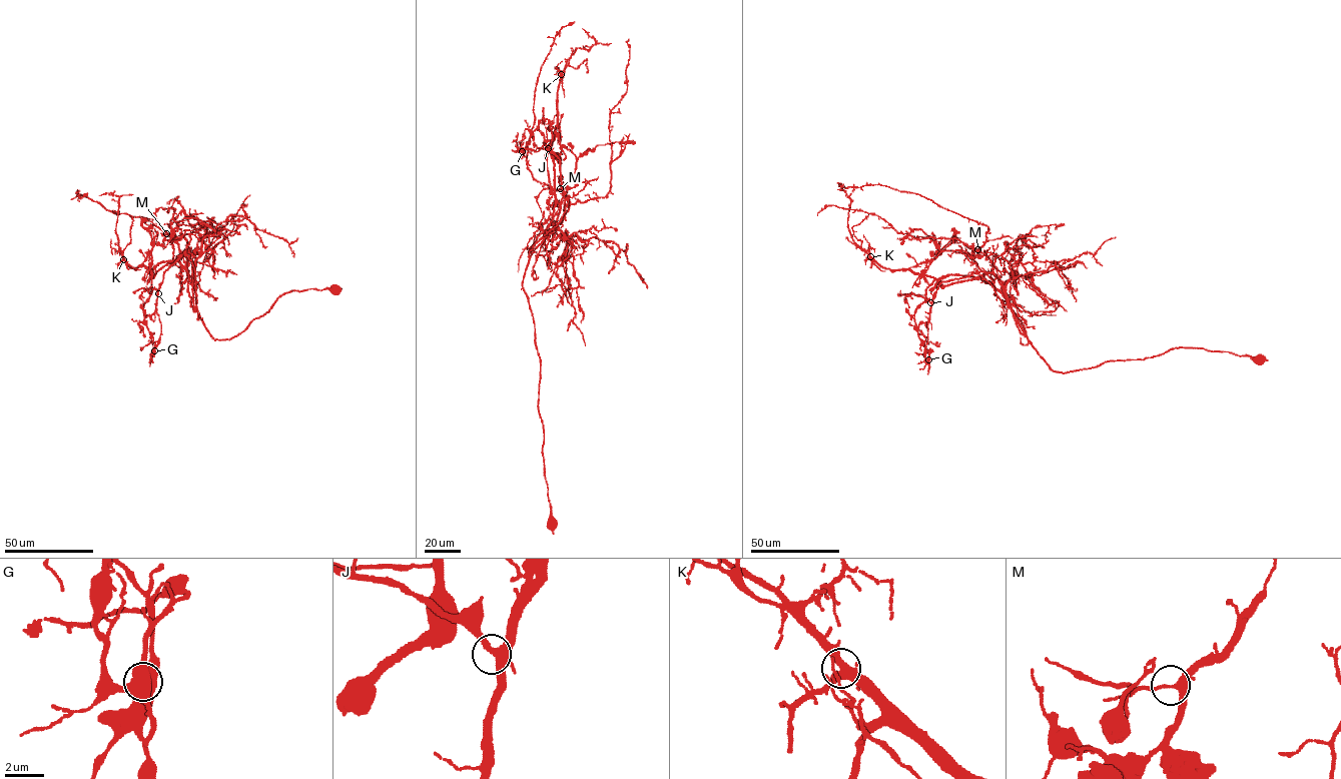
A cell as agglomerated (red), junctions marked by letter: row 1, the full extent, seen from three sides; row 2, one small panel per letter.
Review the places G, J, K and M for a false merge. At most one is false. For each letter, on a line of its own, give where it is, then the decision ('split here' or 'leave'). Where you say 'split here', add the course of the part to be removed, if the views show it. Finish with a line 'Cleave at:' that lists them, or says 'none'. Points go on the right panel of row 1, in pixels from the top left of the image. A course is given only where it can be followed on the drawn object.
G: at (928, 359); leave
J: at (930, 302); leave
K: at (870, 256); leave
M: at (977, 249); leave
Cleave at: none

